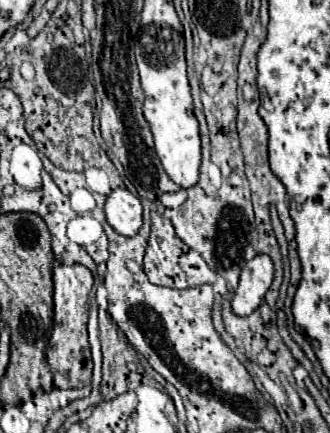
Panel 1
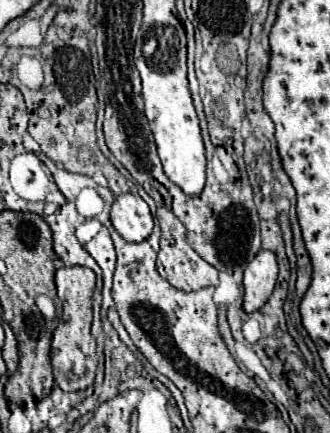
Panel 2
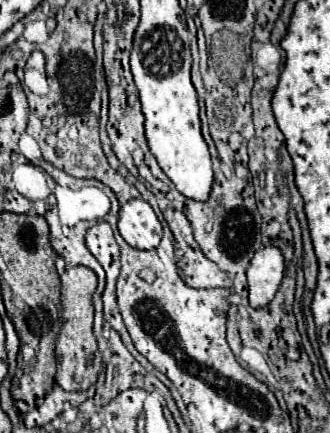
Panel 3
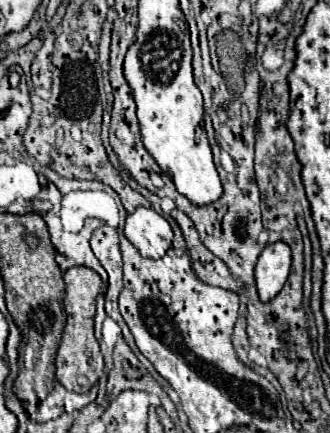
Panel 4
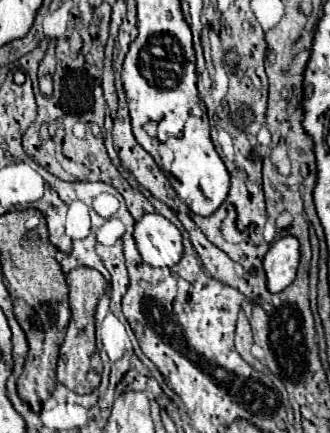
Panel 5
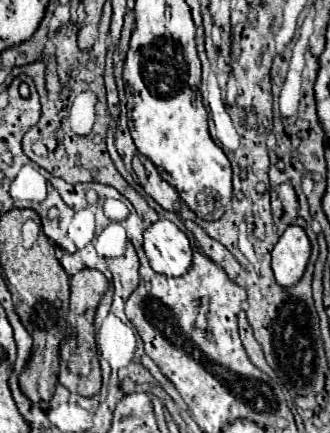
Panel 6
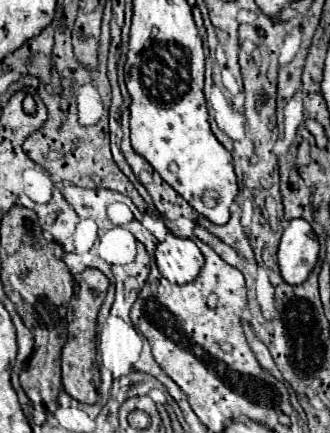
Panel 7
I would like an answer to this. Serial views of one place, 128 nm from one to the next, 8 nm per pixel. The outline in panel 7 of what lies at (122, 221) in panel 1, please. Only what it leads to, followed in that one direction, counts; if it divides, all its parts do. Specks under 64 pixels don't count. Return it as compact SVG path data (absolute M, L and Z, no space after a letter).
M168 234L168 238L156 246L154 256L162 276L168 278L172 284L192 282L204 266L200 248L192 240L176 238L174 234Z

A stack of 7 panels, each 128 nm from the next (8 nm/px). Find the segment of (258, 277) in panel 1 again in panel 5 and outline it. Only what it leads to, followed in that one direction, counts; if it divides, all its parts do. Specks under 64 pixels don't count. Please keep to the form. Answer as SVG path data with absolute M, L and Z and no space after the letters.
M282 236L264 256L264 270L270 292L282 292L296 278L300 264L300 242L296 236Z

